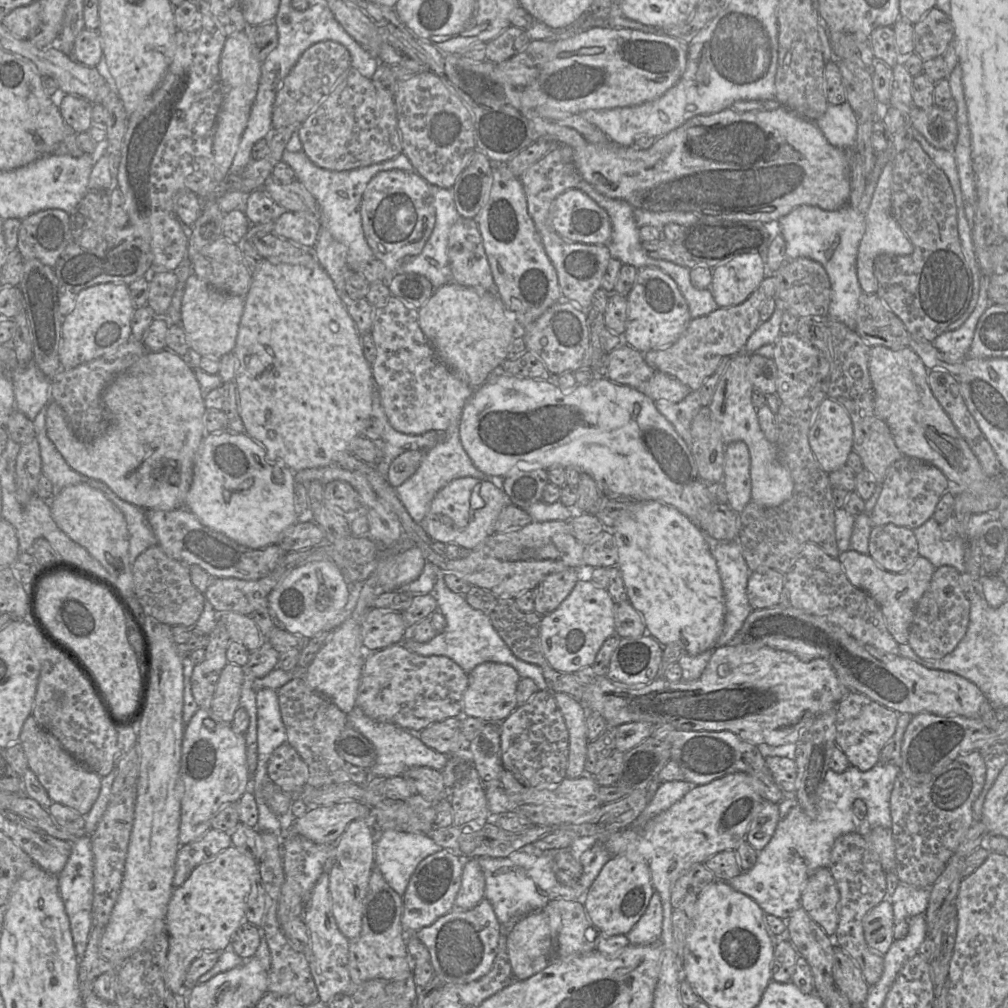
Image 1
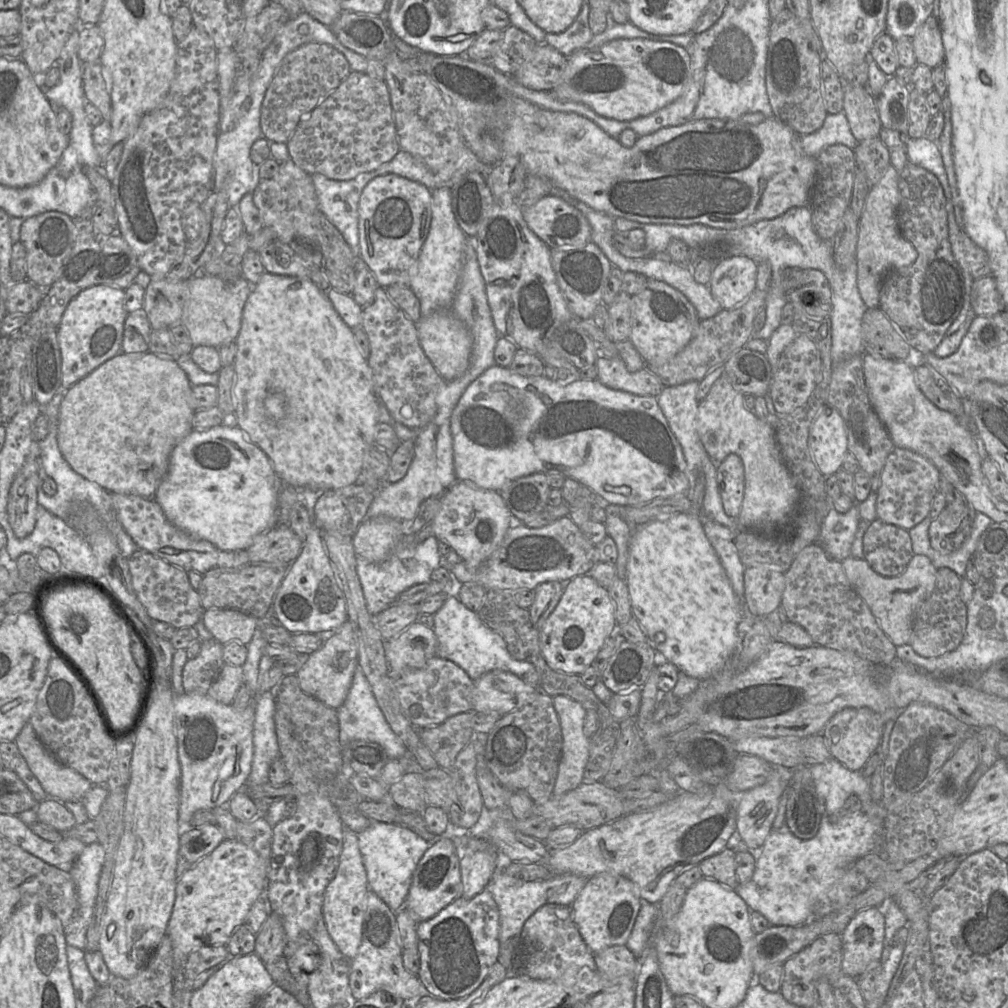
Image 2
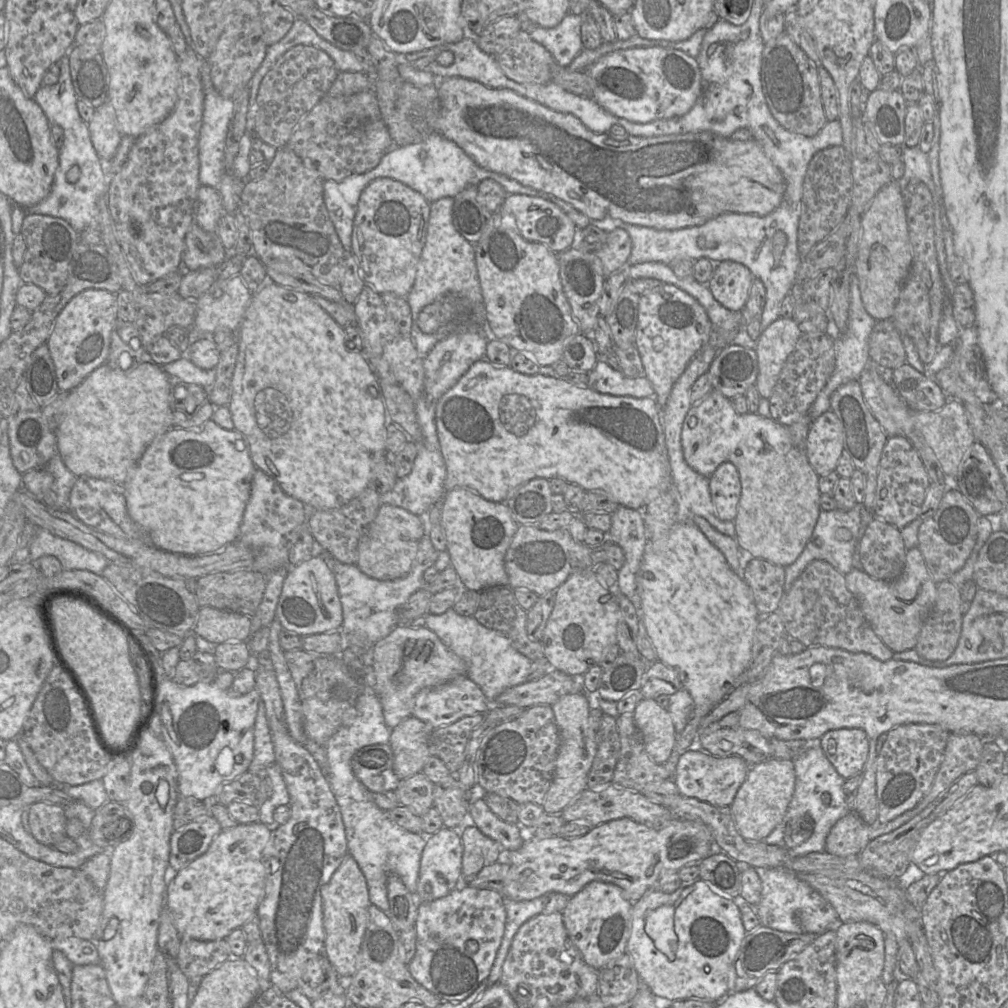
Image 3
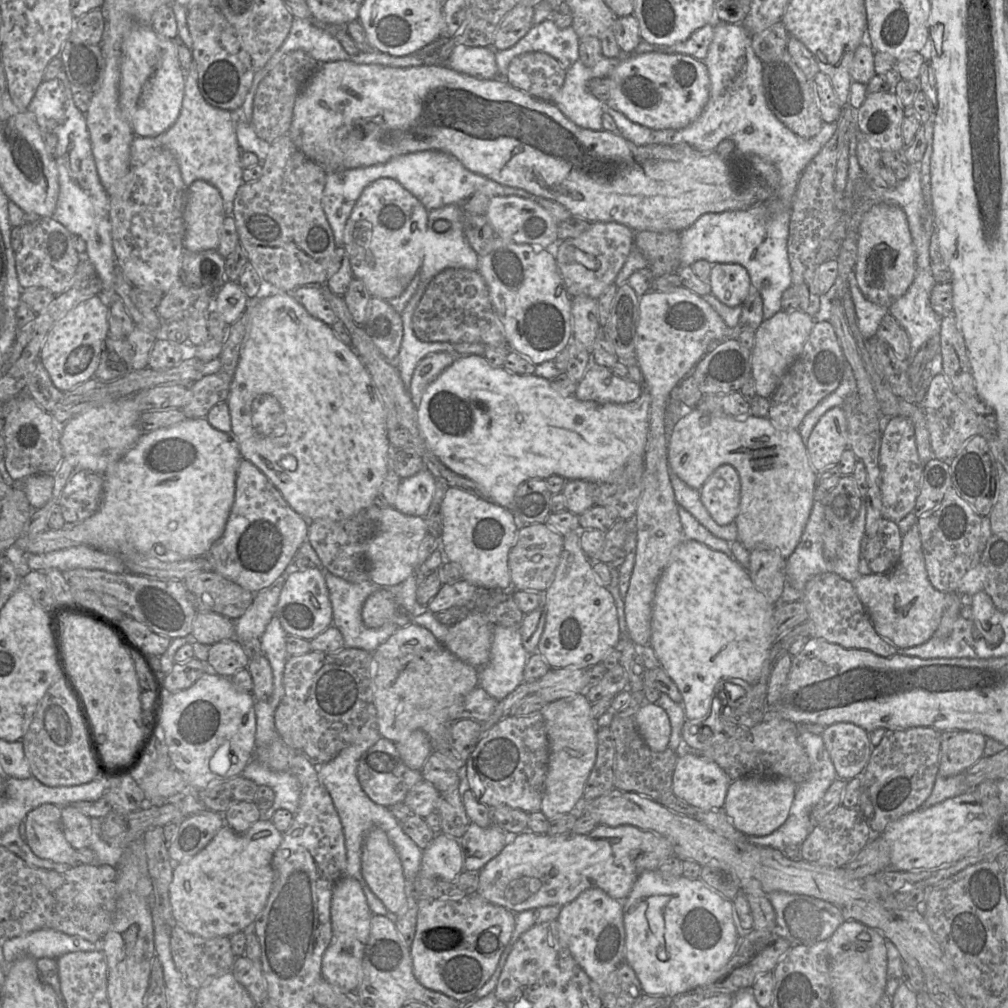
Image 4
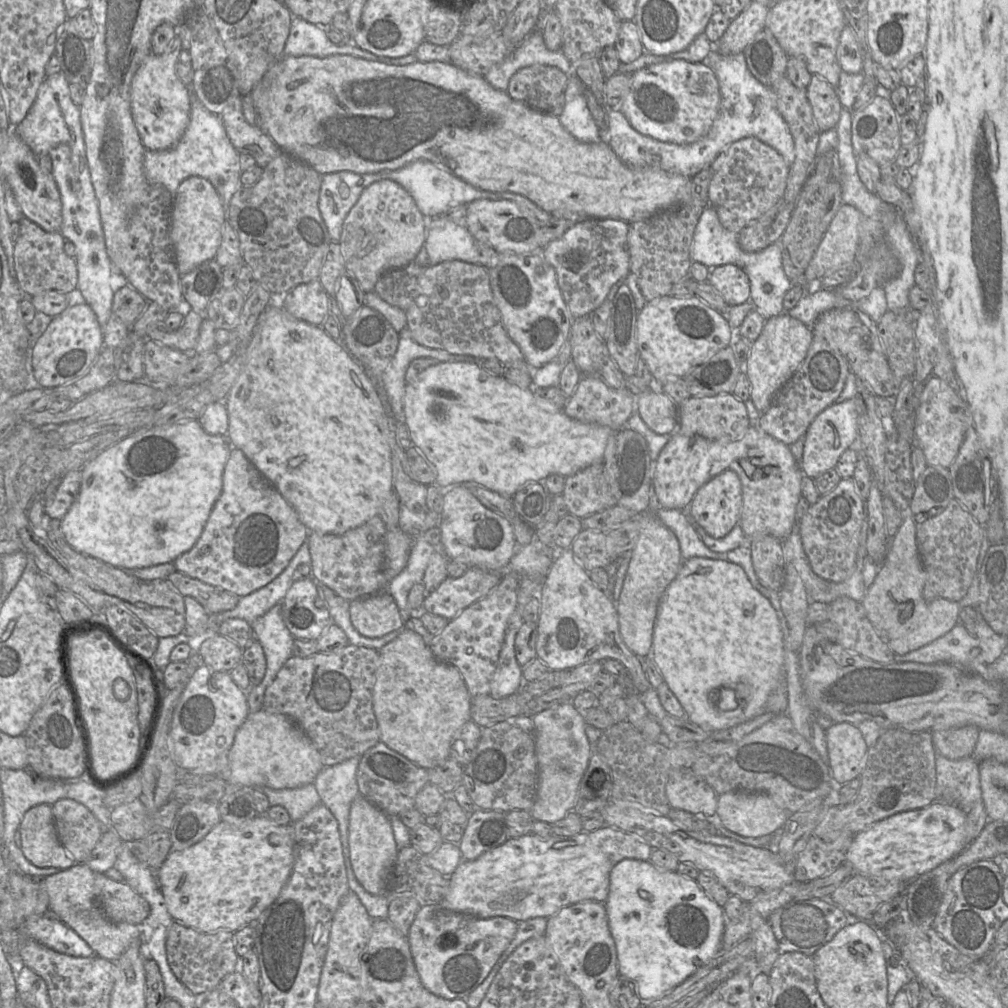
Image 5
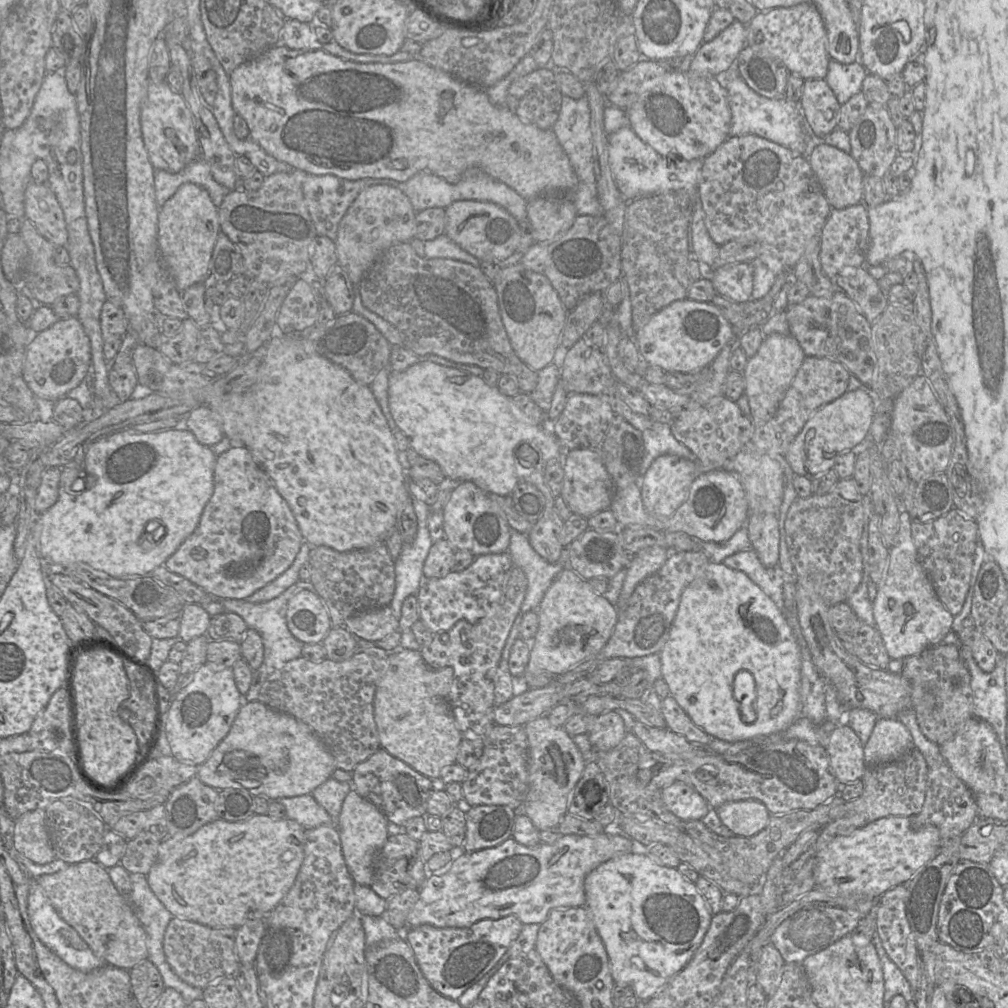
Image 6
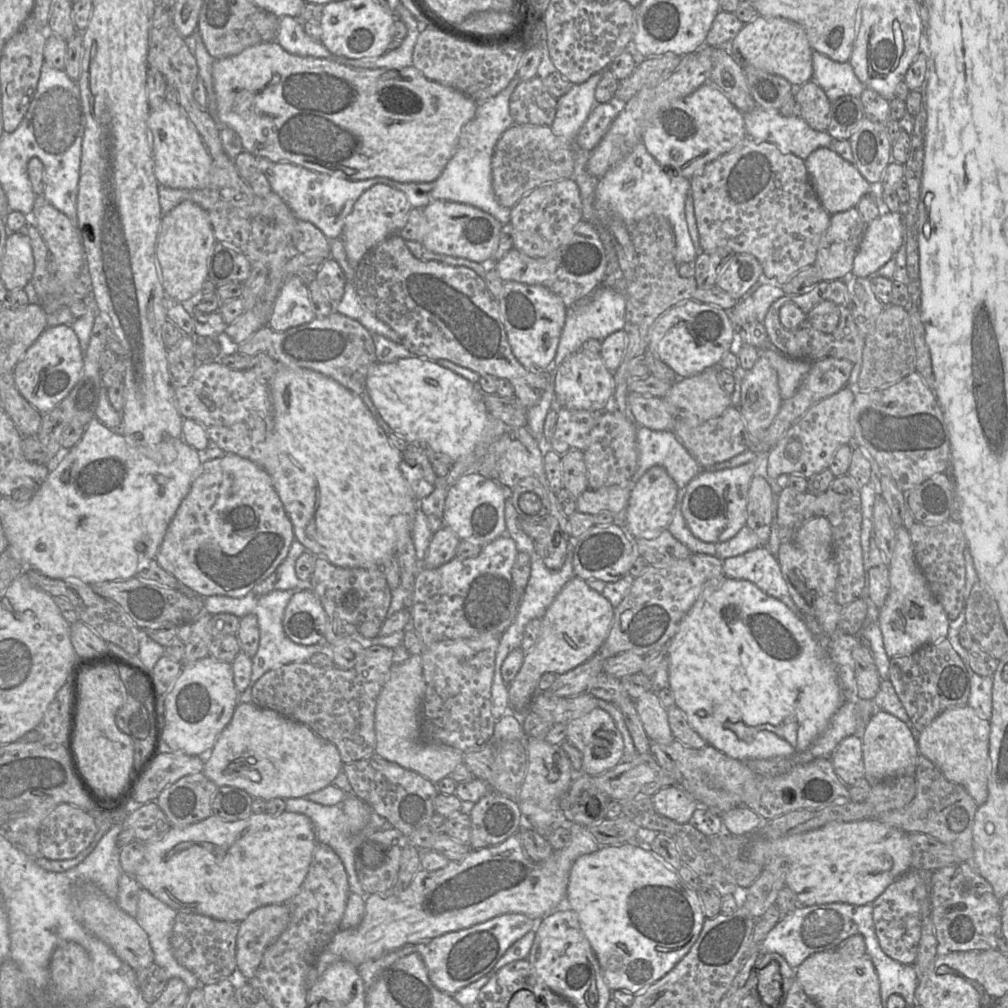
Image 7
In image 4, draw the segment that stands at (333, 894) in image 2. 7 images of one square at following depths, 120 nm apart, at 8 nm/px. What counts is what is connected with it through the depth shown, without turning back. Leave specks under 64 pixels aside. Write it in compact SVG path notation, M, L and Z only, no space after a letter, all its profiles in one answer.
M345 876L334 887L331 900L332 940L322 958L322 978L346 991L358 987L365 946L371 928L372 912L360 883Z

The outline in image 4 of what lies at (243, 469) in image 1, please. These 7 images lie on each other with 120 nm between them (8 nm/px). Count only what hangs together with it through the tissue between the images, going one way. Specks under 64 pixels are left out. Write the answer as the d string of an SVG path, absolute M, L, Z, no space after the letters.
M187 418L180 423L166 428L144 432L137 443L104 476L103 498L98 510L89 518L78 524L67 524L61 530L47 529L35 536L22 536L15 547L27 555L46 554L74 546L88 546L97 550L113 552L140 552L152 555L161 561L177 561L185 558L205 556L211 546L223 535L230 510L235 497L236 473L242 459L237 439L232 431L223 432L215 429L205 418Z

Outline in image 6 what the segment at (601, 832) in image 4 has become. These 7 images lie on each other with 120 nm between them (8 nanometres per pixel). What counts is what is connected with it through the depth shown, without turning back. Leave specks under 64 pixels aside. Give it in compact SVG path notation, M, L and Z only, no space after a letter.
M617 824L605 827L605 832L596 836L568 834L552 844L540 843L527 847L513 837L501 844L473 852L459 851L451 864L442 872L429 873L419 888L419 898L407 917L407 927L431 925L436 928L468 927L483 919L500 919L515 916L523 924L541 924L555 909L585 907L585 877L600 864L611 858L632 852L632 839L621 835Z

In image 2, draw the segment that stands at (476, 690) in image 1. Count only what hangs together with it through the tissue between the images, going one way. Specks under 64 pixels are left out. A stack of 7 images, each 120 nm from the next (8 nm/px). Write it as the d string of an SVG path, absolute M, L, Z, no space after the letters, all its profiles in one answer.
M491 670L474 680L472 710L503 716L533 702L538 691L511 672Z

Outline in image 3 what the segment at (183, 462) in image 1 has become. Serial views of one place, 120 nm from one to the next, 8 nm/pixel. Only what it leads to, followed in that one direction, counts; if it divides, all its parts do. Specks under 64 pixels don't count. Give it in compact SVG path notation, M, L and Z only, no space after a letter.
M154 362L142 363L129 373L119 373L107 363L90 373L68 393L63 420L56 430L58 453L77 477L87 476L124 484L134 472L147 446L172 427L170 390L172 378Z

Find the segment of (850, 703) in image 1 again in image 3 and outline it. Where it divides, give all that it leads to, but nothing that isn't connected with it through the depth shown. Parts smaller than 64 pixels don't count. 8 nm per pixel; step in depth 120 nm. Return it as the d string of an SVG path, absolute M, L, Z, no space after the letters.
M859 728L827 731L817 742L827 759L844 779L860 773L869 753L869 738Z

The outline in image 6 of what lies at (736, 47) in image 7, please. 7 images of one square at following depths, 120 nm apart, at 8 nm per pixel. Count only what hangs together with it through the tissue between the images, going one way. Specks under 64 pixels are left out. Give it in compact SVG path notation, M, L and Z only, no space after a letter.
M808 2L792 7L774 8L757 12L746 26L747 46L758 48L763 54L782 62L790 73L804 80L825 79L830 57L827 52L827 34L818 9Z

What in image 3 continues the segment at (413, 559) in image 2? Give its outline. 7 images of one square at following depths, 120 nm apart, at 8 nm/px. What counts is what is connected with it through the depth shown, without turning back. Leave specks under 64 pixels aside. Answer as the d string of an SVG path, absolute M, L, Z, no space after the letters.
M425 534L419 544L419 549L412 562L409 572L396 580L381 581L373 579L358 568L356 564L343 564L327 552L324 557L329 563L338 588L343 612L341 632L345 645L357 651L371 650L379 640L385 638L399 624L398 609L403 606L410 596L424 586L423 574L429 567L434 566L439 552L434 548L428 534Z

